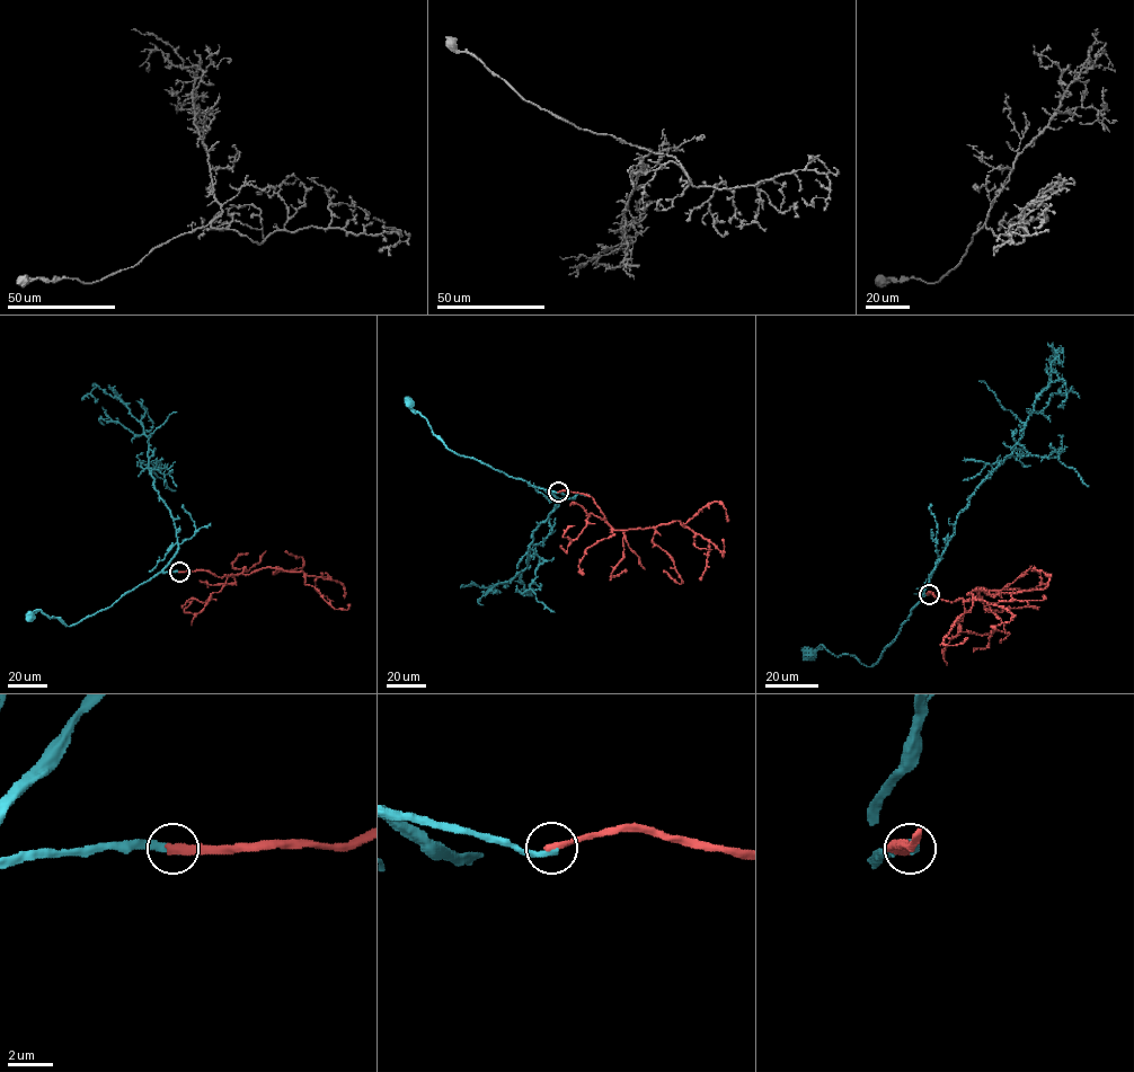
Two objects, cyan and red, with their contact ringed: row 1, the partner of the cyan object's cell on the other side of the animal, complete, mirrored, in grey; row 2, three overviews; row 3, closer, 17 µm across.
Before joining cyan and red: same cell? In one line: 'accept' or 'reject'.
reject

